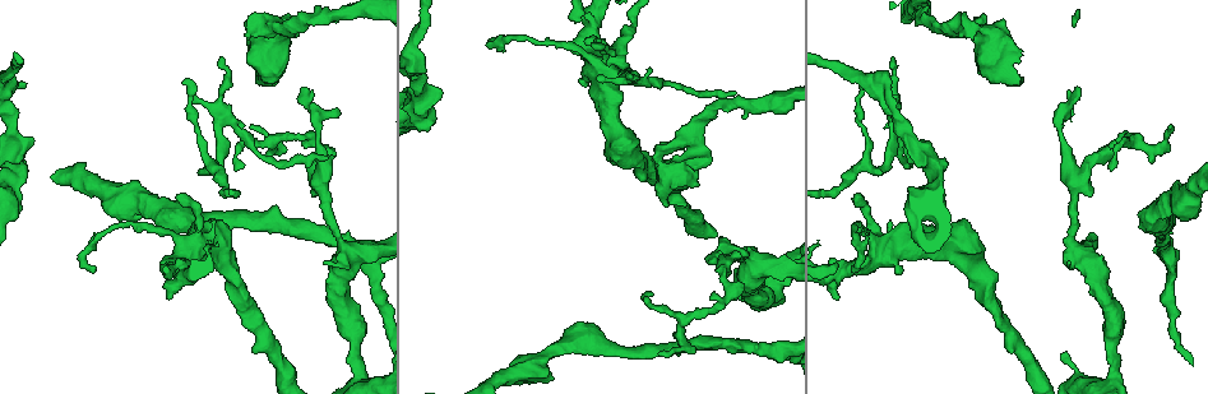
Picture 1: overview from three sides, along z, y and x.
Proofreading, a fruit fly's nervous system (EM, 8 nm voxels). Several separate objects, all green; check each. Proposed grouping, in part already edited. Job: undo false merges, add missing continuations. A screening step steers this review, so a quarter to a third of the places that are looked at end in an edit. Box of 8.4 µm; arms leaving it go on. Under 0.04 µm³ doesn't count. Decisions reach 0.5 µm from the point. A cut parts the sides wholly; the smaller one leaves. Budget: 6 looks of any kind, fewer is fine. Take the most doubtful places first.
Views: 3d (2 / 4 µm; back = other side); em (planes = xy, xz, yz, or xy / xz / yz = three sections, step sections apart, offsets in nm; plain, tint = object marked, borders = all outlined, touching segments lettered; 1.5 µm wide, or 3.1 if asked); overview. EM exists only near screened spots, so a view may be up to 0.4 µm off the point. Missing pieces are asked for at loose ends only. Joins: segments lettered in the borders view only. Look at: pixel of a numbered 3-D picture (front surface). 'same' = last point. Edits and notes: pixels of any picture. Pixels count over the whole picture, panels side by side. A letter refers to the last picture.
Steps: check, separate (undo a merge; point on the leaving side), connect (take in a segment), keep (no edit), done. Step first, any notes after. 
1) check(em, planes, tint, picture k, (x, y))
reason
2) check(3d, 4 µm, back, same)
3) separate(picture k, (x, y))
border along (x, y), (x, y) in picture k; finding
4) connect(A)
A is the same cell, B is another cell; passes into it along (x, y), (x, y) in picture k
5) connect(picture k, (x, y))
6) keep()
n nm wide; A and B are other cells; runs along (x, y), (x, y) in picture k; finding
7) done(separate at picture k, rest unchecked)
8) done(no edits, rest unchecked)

check(3d, 4 µm, picture 1, (236, 168))
free end

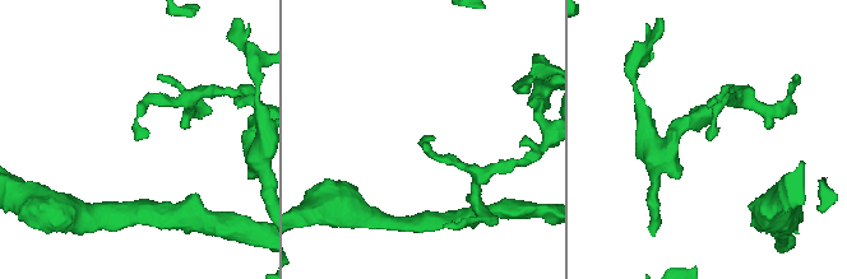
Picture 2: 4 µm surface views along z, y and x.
check(em, xy, step 8, tint, picture 2, (135, 140))

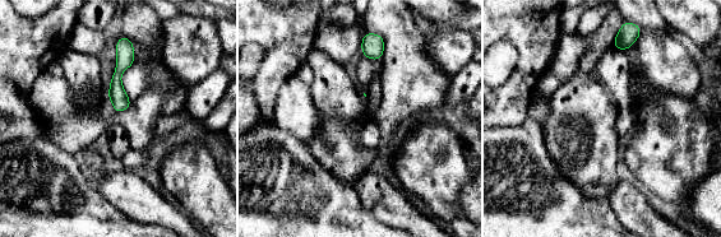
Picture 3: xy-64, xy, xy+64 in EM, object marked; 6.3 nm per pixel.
check(em, planes, borders, same)

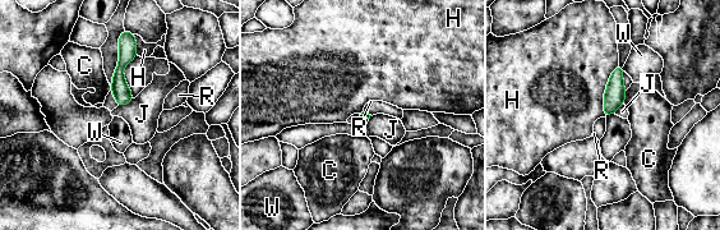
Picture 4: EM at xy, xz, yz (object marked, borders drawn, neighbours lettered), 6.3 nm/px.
keep()
H touches over 360 nm; C, H, J, R and W are other cells; no lettered segment goes on from it

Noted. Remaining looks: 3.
check(3d, 4 µm, picture 1, (186, 278))
sudden change in width

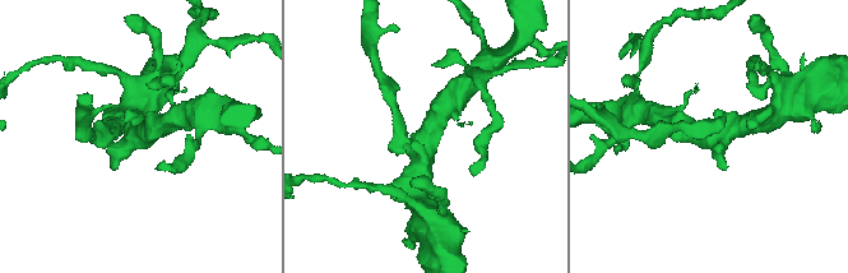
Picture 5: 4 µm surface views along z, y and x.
check(em, xz, step 8, tint, picture 5, (719, 134))
now the EM

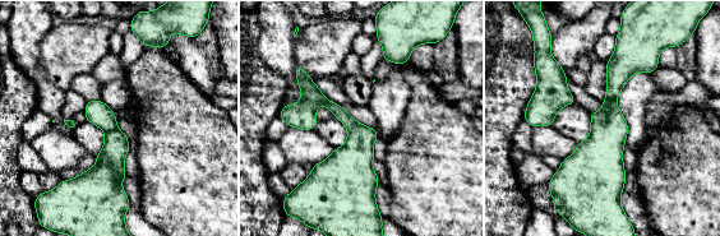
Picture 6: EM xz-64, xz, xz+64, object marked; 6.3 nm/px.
check(em, xz, step 8, borders, same)
see the neighbours

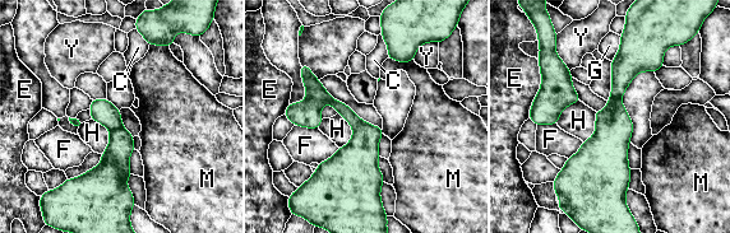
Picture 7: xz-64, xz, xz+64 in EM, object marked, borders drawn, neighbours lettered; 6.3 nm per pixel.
separate(picture 7, (102, 111))
C, E, F, G, H, M and Y are other cells; border along (121, 125), (110, 131) in picture 7; two cells meet here

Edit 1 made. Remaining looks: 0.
done(separate at picture 7, rest unchecked)

